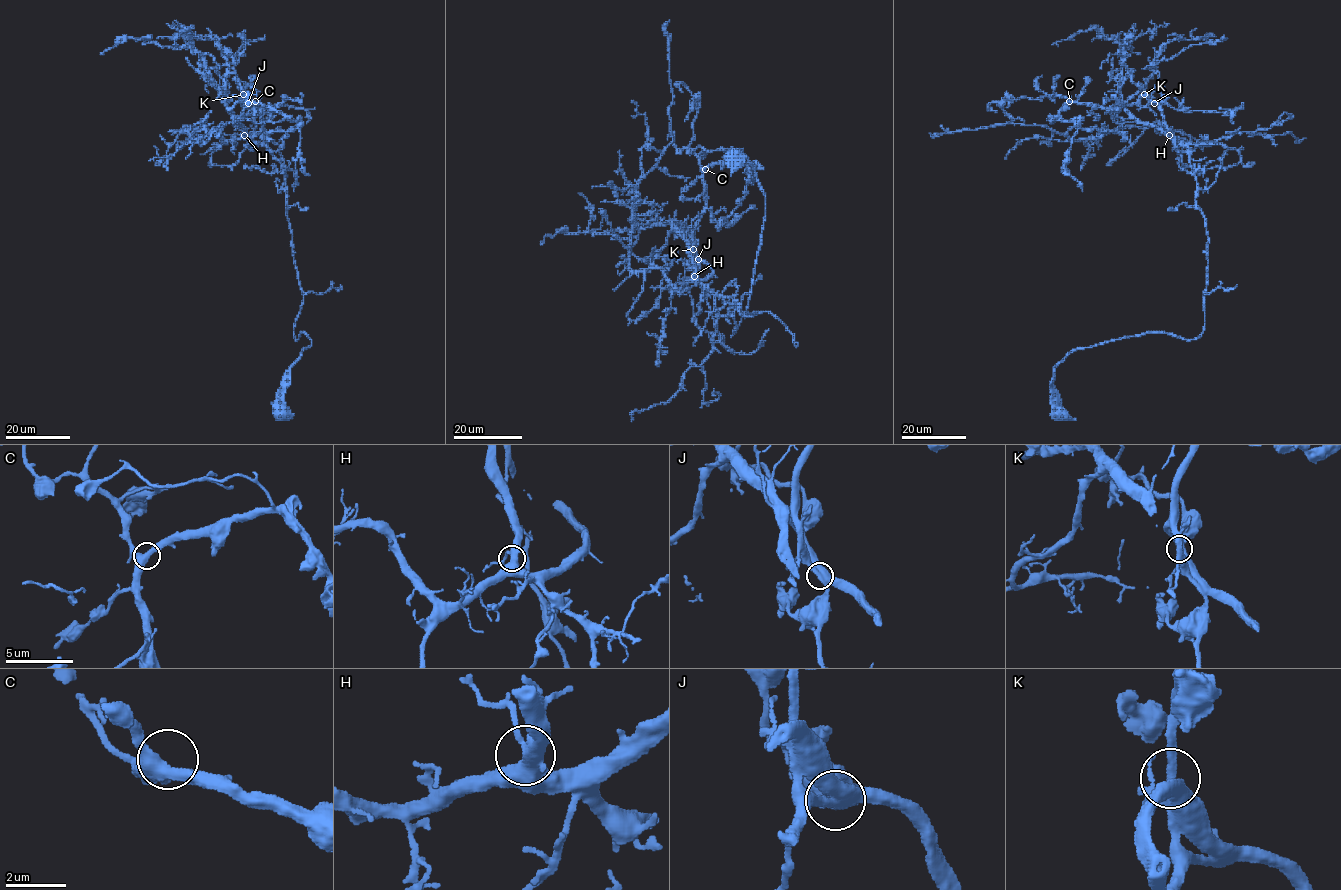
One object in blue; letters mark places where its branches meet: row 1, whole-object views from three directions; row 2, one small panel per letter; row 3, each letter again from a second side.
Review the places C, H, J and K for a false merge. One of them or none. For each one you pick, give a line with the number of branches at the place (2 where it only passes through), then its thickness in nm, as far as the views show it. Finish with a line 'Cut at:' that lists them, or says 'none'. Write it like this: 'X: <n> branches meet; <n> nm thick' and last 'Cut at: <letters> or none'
Cut at: none

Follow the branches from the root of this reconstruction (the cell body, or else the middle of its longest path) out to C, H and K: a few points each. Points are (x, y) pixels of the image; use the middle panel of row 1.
C: (734, 158), (753, 166), (765, 196), (754, 315), (702, 284), (712, 270), (692, 229), (705, 169)
H: (734, 158), (740, 152), (753, 166), (765, 196), (747, 308), (756, 313), (744, 317), (739, 303), (694, 276)
K: (734, 158), (740, 152), (753, 166), (765, 196), (747, 308), (754, 315), (702, 284), (712, 270), (693, 249)

